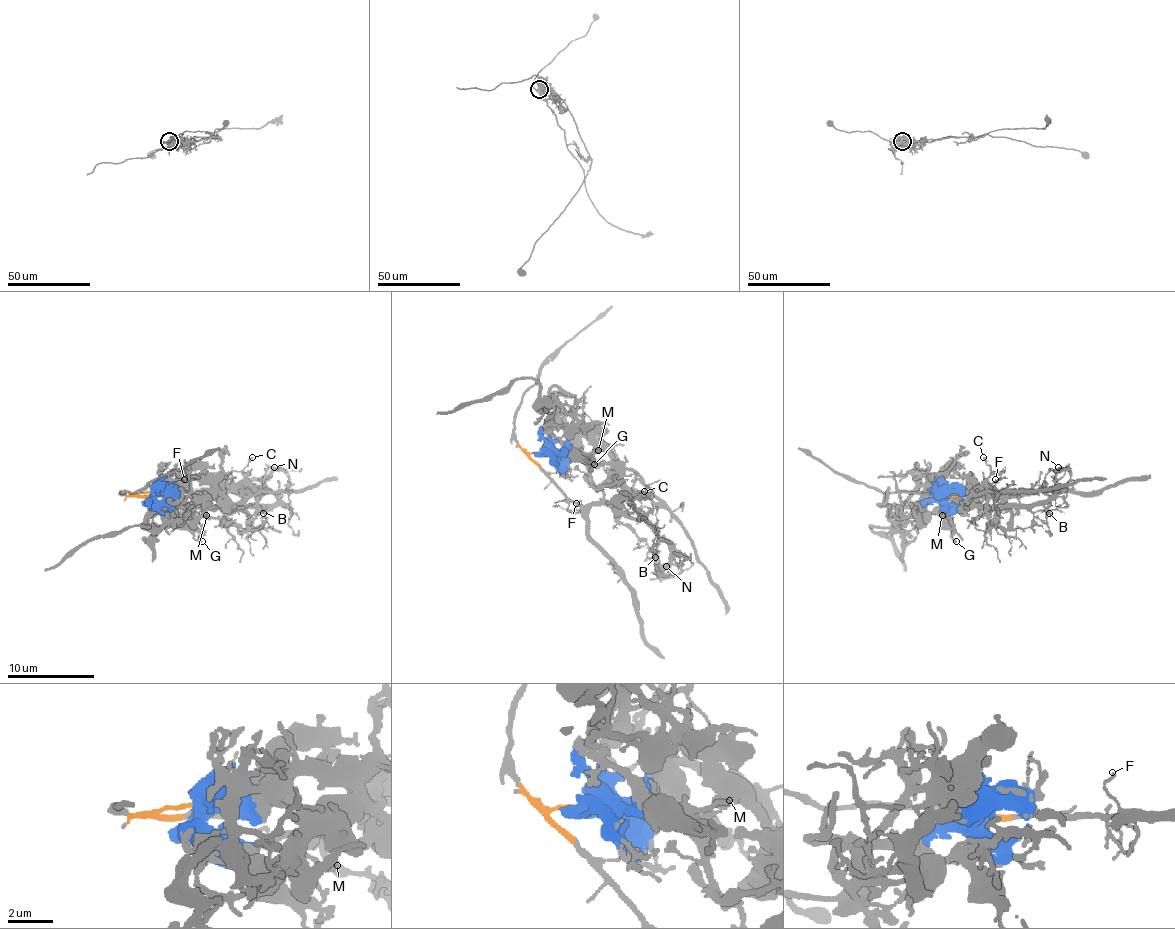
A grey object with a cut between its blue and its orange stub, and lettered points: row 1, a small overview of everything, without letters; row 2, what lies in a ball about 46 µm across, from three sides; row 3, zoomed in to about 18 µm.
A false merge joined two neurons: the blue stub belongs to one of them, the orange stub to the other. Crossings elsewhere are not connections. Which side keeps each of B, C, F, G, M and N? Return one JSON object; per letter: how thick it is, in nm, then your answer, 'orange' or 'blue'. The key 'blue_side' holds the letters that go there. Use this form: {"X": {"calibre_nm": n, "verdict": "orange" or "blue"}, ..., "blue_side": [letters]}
{"B": {"calibre_nm": 150, "verdict": "blue"}, "C": {"calibre_nm": 150, "verdict": "orange"}, "F": {"calibre_nm": 110, "verdict": "orange"}, "G": {"calibre_nm": 160, "verdict": "blue"}, "M": {"calibre_nm": 170, "verdict": "blue"}, "N": {"calibre_nm": 150, "verdict": "blue"}, "blue_side": ["B", "G", "M", "N"]}

